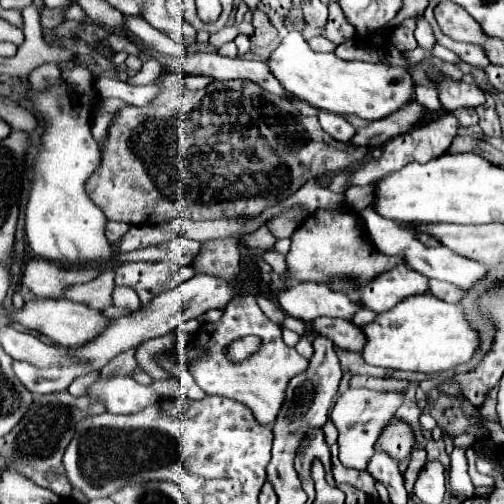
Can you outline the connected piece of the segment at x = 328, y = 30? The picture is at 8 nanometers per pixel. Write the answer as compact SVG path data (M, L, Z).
M329 3L329 17L325 23L323 37L333 41L335 45L341 45L355 37L355 29L349 25L349 21L345 19L345 15L337 3Z

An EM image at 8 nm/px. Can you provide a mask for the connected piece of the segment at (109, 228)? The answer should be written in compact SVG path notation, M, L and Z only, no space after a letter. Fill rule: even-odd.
M107 221L105 225L105 235L109 239L109 243L117 243L125 233L127 233L129 225L127 223L119 223L119 221Z

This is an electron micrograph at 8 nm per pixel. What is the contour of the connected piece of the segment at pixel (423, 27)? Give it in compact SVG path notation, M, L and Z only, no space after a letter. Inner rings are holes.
M417 15L415 17L417 21L417 29L415 29L415 39L421 47L431 47L435 43L435 37L433 37L433 31L431 31L431 25L423 19L423 15Z

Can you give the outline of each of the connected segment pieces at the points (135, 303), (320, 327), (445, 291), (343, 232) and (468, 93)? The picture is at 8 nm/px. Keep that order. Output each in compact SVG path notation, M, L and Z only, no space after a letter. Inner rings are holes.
M119 287L119 289L115 289L115 293L119 293L119 300L113 300L113 305L116 307L130 311L136 311L140 308L140 299L133 289Z
M317 317L311 323L313 333L323 333L323 337L331 337L335 341L335 347L359 351L363 347L363 333L359 327L345 319L333 319L333 317Z
M431 281L431 289L427 289L427 293L449 303L457 303L461 299L461 289L451 283L443 283L443 281Z
M315 211L291 235L291 249L287 253L285 281L321 281L333 277L369 281L375 275L403 263L399 257L387 257L373 249L363 233L363 223L353 211Z
M443 81L439 87L439 97L443 109L459 109L459 107L479 107L485 103L485 93L477 85L469 85L463 81Z

